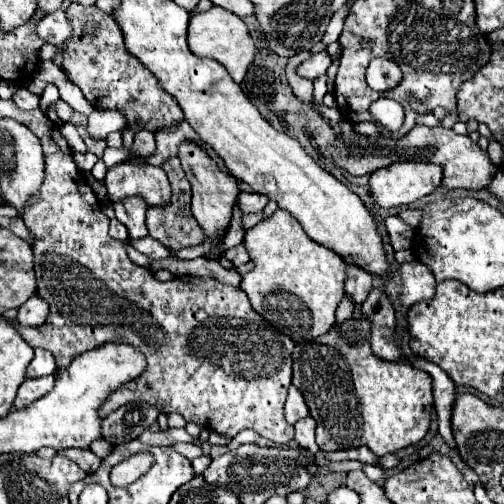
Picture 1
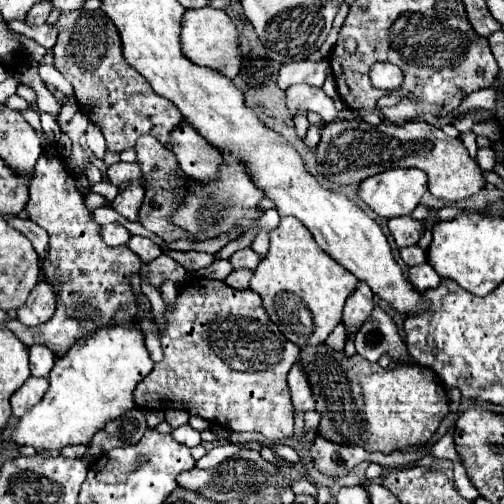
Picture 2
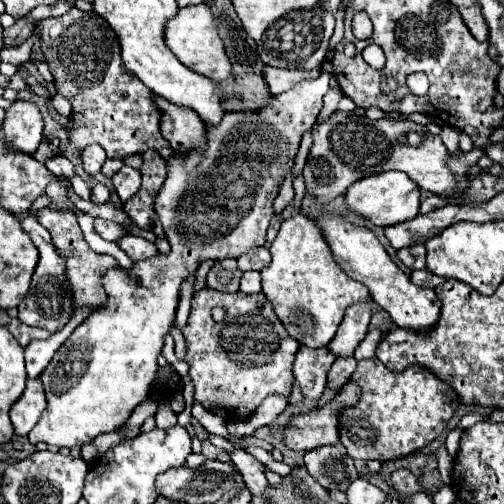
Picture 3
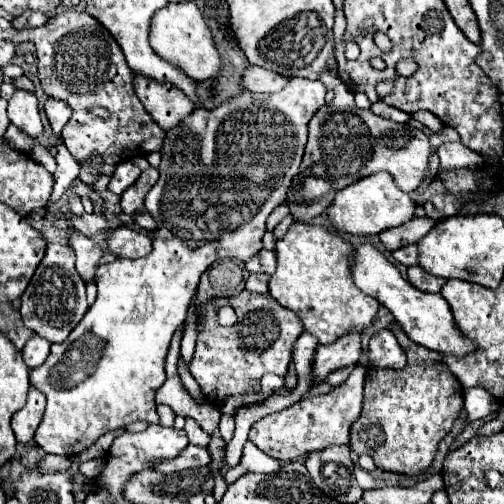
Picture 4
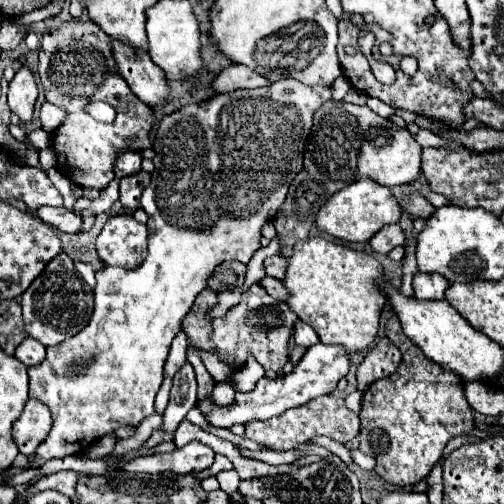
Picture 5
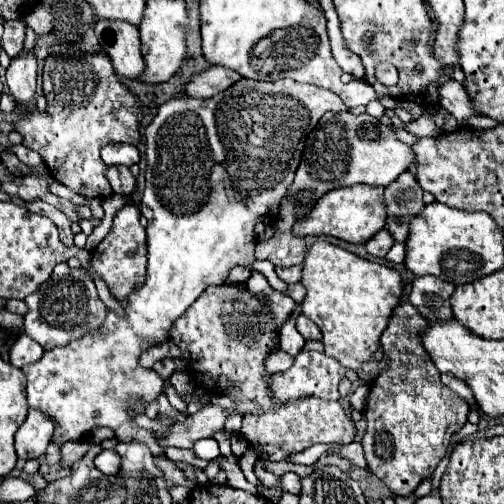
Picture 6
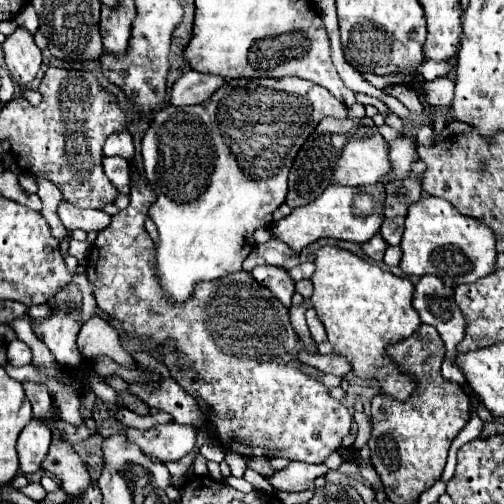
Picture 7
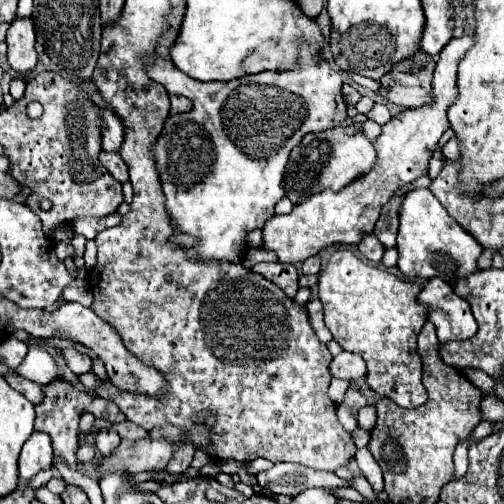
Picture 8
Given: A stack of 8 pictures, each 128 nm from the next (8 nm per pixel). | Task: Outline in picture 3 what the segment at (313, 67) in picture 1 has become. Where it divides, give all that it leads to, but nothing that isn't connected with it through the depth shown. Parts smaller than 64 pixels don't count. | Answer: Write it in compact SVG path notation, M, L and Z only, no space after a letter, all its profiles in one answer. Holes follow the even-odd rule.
M264 66L264 82L268 84L268 92L270 94L282 94L288 88L292 88L296 82L300 80L316 79L320 76L321 70L280 70L280 68L272 68L272 66Z

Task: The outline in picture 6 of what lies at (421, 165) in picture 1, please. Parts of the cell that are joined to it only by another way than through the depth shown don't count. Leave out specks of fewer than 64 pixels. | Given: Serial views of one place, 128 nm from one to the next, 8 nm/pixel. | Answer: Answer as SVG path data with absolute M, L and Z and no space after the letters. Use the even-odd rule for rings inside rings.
M350 186L326 192L312 212L304 220L296 220L292 234L296 236L334 236L352 244L366 244L386 224L386 204L382 188L374 186Z

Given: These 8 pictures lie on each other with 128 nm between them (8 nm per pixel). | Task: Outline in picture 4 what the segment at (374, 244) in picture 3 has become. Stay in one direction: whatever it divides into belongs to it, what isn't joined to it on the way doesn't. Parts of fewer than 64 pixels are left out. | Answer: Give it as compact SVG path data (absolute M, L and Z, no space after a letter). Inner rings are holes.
M372 244L358 246L354 262L356 264L352 266L352 274L356 286L368 296L376 298L380 304L384 304L394 314L394 318L398 320L398 324L412 342L440 354L454 354L458 358L472 354L476 350L476 344L468 340L468 336L464 336L456 326L450 306L442 298L442 294L424 294L418 288L414 288L408 280L400 276L398 268L394 268L394 264L388 262L382 256L382 252L378 252Z

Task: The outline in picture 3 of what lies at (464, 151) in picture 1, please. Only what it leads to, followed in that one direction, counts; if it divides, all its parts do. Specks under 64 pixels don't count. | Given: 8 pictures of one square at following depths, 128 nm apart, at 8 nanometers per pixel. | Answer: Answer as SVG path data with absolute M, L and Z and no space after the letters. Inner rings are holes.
M336 110L328 120L314 124L312 138L314 142L302 176L306 192L312 194L318 204L328 204L336 196L344 194L344 190L356 180L388 170L406 172L422 190L452 196L456 174L446 166L448 150L440 136L430 134L426 126L408 120L370 120L368 116Z

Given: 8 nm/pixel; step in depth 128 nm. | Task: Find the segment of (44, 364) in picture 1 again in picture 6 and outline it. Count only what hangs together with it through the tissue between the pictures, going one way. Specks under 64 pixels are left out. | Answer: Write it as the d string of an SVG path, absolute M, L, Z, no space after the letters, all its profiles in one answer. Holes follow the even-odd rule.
M22 334L10 350L10 364L14 364L16 368L22 368L24 364L32 364L34 360L40 360L42 354L44 354L42 346L32 338L28 338L26 334Z

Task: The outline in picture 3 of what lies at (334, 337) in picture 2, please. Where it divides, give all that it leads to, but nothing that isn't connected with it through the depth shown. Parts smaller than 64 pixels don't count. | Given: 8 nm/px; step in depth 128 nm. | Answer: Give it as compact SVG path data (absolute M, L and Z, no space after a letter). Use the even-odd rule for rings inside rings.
M302 346L294 360L294 378L306 398L318 400L326 388L326 372L332 366L334 356L328 348Z

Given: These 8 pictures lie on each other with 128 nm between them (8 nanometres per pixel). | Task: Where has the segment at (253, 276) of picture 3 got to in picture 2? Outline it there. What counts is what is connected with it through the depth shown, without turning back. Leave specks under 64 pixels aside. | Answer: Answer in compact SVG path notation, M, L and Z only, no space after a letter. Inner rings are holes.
M234 270L226 278L226 284L236 288L236 290L248 290L250 288L250 278L252 278L252 270Z

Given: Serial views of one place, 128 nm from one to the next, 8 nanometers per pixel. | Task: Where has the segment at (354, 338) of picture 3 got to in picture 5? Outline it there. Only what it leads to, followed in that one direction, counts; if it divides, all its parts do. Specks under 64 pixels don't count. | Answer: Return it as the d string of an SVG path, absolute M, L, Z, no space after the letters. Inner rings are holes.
M314 344L306 350L302 360L294 366L290 374L276 376L276 378L262 378L258 380L256 388L252 392L236 392L234 402L230 406L214 406L208 414L204 414L206 422L214 428L230 428L232 424L246 424L250 420L268 420L272 416L280 416L284 410L302 406L318 396L332 394L336 390L336 384L340 378L348 374L348 354L340 346L326 346L326 344Z

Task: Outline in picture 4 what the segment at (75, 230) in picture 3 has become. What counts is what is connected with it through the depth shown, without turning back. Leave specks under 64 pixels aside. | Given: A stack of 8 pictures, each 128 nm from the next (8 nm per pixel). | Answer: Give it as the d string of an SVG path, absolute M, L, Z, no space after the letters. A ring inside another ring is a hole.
M74 232L70 236L70 246L76 252L76 270L86 282L94 280L94 272L98 266L98 260L102 258L102 248L88 236Z

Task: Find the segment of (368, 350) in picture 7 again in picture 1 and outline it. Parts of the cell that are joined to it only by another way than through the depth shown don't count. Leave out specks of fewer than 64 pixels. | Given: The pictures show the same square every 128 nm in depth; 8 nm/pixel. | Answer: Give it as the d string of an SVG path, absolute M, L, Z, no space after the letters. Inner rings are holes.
M276 210L274 216L258 222L254 228L250 228L244 236L244 246L250 252L250 260L254 262L254 270L244 274L242 280L242 290L248 294L254 310L262 314L274 328L290 336L294 342L308 342L324 332L328 332L334 326L334 314L336 308L344 296L344 276L346 276L346 264L344 260L314 242L312 238L306 236L302 230L300 222L296 222L286 210Z

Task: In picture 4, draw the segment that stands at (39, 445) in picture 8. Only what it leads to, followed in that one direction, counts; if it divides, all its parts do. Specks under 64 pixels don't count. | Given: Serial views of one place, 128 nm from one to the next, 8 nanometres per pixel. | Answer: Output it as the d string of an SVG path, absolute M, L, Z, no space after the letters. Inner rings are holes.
M30 388L26 406L12 416L12 430L20 444L28 446L32 442L34 432L40 426L40 420L44 416L44 408L46 408L46 396L36 388Z

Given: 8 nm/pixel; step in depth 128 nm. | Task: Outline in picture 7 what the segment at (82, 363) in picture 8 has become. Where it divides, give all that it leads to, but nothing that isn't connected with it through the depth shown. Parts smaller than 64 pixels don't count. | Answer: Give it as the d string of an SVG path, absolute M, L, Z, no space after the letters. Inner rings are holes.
M86 274L74 276L74 280L64 286L52 300L46 302L48 306L52 306L52 316L48 320L44 320L42 324L38 324L36 336L50 348L50 352L56 356L56 360L60 362L60 366L64 368L78 368L84 362L84 356L80 354L80 350L76 348L76 334L80 330L80 326L96 316L96 300L94 300L94 292L92 292L92 284L88 282Z

